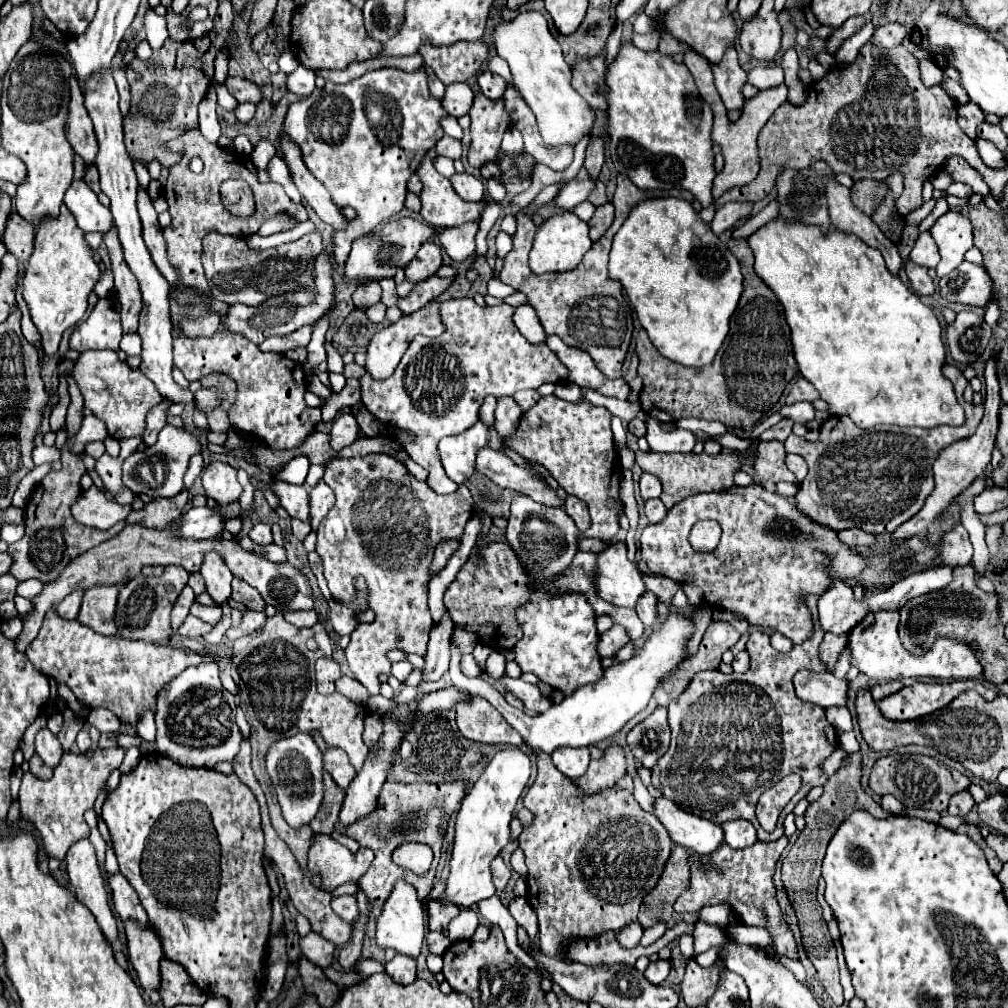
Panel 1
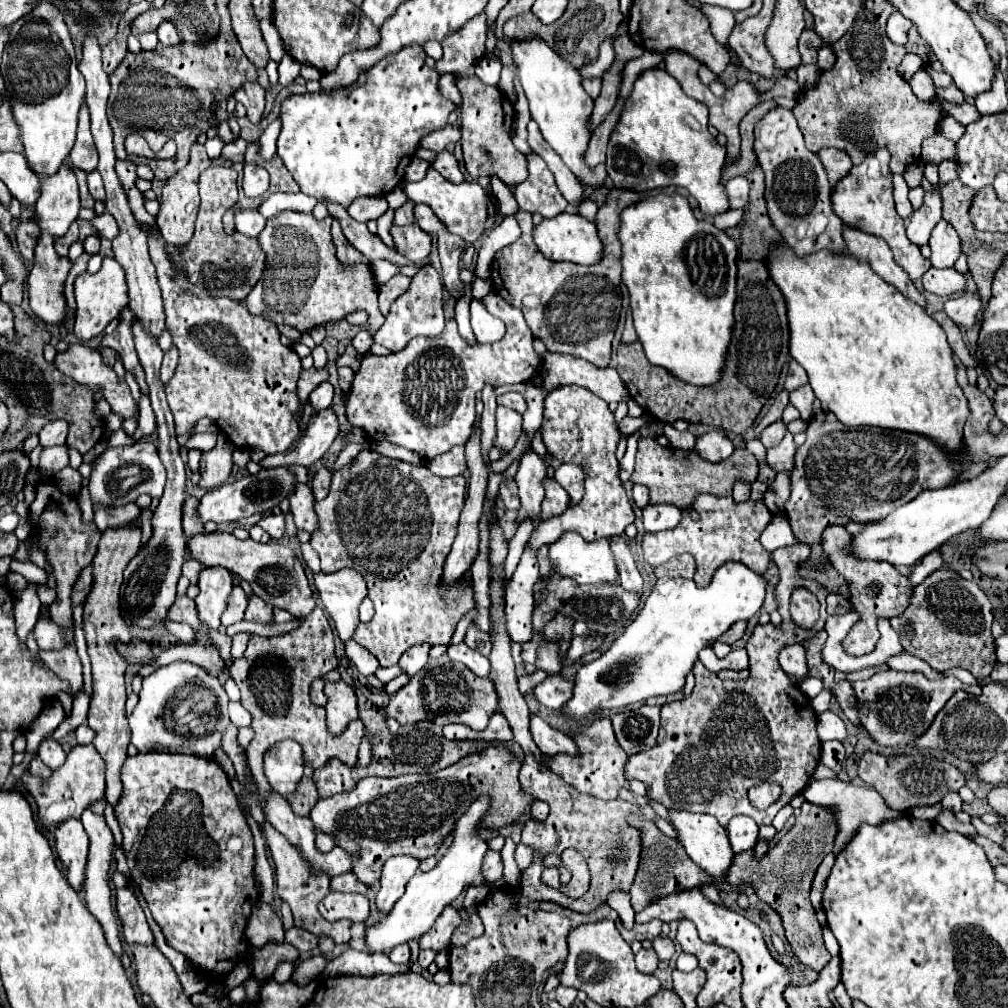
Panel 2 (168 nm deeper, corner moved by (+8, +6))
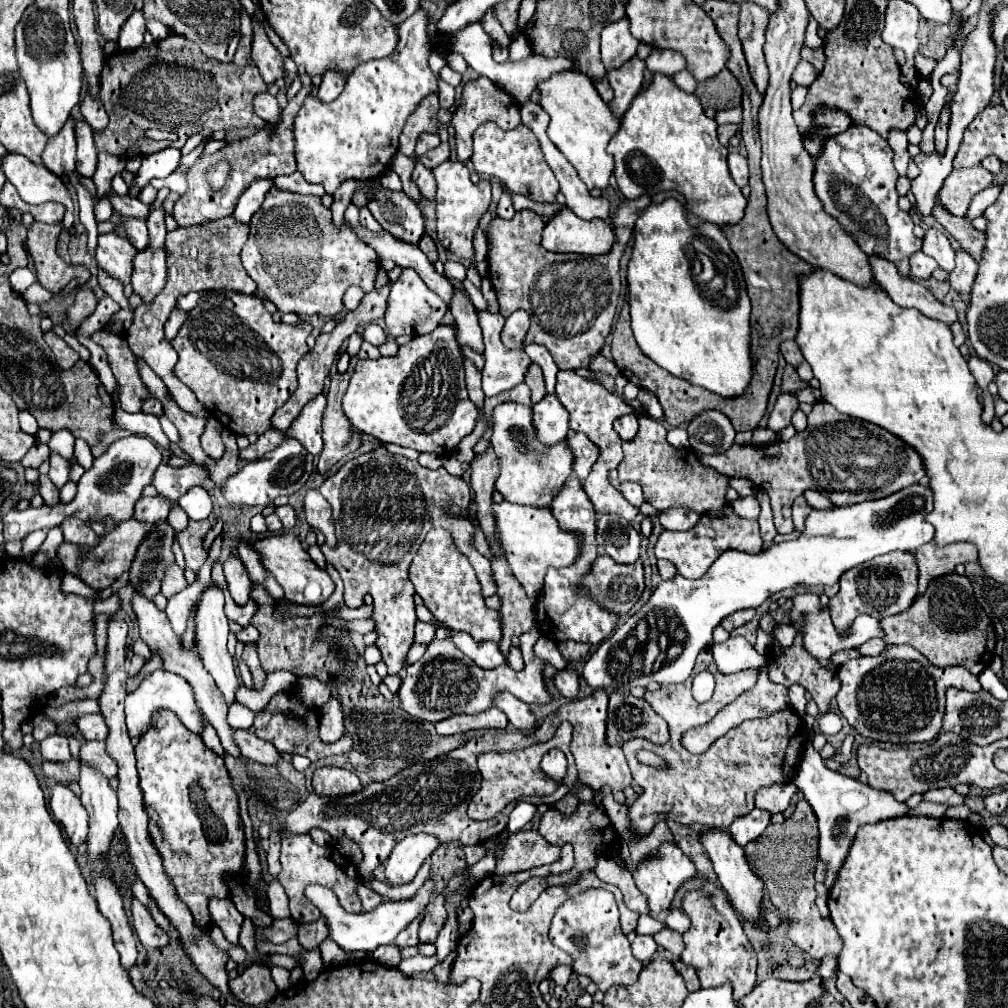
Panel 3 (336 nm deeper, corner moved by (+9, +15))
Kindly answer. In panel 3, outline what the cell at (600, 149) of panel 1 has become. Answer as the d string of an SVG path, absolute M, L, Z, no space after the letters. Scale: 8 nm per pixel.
M626 18L608 24L608 28L602 32L602 62L606 70L620 68L624 62L628 62L636 54L638 44L640 42L630 34Z

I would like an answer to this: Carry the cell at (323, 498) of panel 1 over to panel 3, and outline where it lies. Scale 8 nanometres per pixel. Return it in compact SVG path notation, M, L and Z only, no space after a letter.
M364 340L360 352L350 358L348 370L346 370L344 374L338 374L338 372L336 372L336 374L332 374L332 378L330 378L330 390L328 390L328 396L326 396L326 398L328 398L328 404L326 404L324 420L322 420L322 426L324 426L324 432L322 432L324 450L322 450L320 458L318 458L318 472L320 472L320 474L326 474L338 460L346 458L348 454L352 454L354 450L358 450L358 448L362 446L362 432L360 432L358 428L354 428L352 422L346 418L346 414L344 414L344 410L342 410L342 396L344 396L344 392L346 392L346 388L348 388L348 380L350 380L350 376L352 376L352 372L354 372L354 366L358 364L358 360L362 360L362 358L378 358L378 356L380 356L380 350Z

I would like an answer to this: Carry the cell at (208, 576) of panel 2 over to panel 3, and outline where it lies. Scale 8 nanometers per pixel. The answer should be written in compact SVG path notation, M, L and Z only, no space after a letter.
M208 588L202 594L202 598L196 606L196 640L194 640L194 644L196 644L196 652L202 658L204 668L212 674L218 690L222 692L226 704L230 706L230 704L236 702L236 690L238 690L240 682L238 682L238 676L236 676L234 660L226 650L228 634L230 634L230 628L228 628L228 620L226 620L226 614L224 614L224 594L218 588Z

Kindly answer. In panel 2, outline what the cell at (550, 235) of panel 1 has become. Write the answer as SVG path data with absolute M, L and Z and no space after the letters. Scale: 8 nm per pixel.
M559 213L557 217L543 219L539 225L533 227L533 241L543 257L551 261L571 261L579 265L593 265L601 259L601 241L597 237L595 223L587 221L581 215Z

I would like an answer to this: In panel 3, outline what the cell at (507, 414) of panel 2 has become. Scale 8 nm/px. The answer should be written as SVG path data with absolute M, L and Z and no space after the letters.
M506 402L494 408L490 440L500 462L496 490L502 494L502 498L512 504L550 508L552 500L572 474L574 454L568 448L568 442L562 440L560 444L544 446L536 438L536 430L532 424L532 406L522 406L516 402Z

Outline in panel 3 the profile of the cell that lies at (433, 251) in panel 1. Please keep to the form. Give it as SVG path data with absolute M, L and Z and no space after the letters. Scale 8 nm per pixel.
M380 188L368 200L366 208L382 224L386 232L404 242L418 244L418 240L424 234L424 216L418 204L406 192Z

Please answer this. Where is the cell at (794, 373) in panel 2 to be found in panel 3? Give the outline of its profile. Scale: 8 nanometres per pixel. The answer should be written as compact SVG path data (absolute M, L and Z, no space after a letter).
M784 340L780 344L780 352L784 354L786 362L792 366L798 366L802 362L802 352L800 352L800 346L796 344L796 340Z

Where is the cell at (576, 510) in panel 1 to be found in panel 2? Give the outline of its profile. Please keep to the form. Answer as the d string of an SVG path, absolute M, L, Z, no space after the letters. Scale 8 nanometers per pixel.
M561 465L559 469L555 469L553 477L569 493L571 505L577 505L583 499L583 479L585 479L585 473L581 473L581 469L577 469L577 465Z

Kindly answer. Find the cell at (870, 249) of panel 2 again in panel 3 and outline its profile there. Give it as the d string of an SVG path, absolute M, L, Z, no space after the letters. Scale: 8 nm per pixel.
M870 256L874 276L878 284L886 290L886 294L894 300L894 304L902 308L914 308L922 312L928 318L940 320L944 324L956 322L956 310L952 306L944 306L938 302L928 288L924 288L918 280L912 278L900 278L894 264L888 264L888 260L878 260L876 256Z

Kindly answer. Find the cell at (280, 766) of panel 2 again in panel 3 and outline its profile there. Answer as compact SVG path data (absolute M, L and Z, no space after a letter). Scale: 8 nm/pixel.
M232 730L232 738L242 756L252 758L260 764L274 764L280 758L274 744L268 744L266 740L250 734L248 730Z

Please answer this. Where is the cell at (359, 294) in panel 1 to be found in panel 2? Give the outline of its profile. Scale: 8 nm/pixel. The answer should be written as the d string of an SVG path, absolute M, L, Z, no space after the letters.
M333 221L331 233L333 233L333 245L335 245L335 249L337 249L337 257L339 257L341 263L347 263L347 265L365 263L365 265L369 265L369 259L365 259L363 253L355 251L355 249L347 243L347 239L345 239L345 235L341 233L341 227L337 225L337 221Z

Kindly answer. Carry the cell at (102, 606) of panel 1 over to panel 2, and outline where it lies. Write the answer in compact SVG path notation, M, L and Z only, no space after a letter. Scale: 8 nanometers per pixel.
M133 521L127 525L119 525L113 529L105 529L99 541L97 555L93 557L93 587L83 603L83 631L87 639L87 651L93 665L93 699L87 715L87 725L95 731L93 745L99 755L107 761L107 791L105 799L115 805L117 797L121 795L121 781L119 769L127 759L127 745L129 745L129 727L125 717L125 661L113 649L113 641L129 641L131 631L129 625L123 621L119 613L119 587L123 581L123 571L127 563L135 557L141 545L141 521Z

